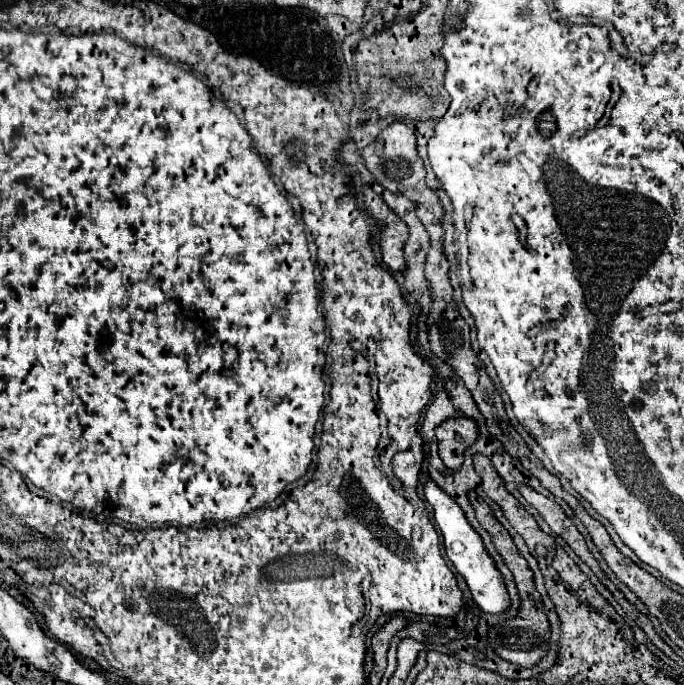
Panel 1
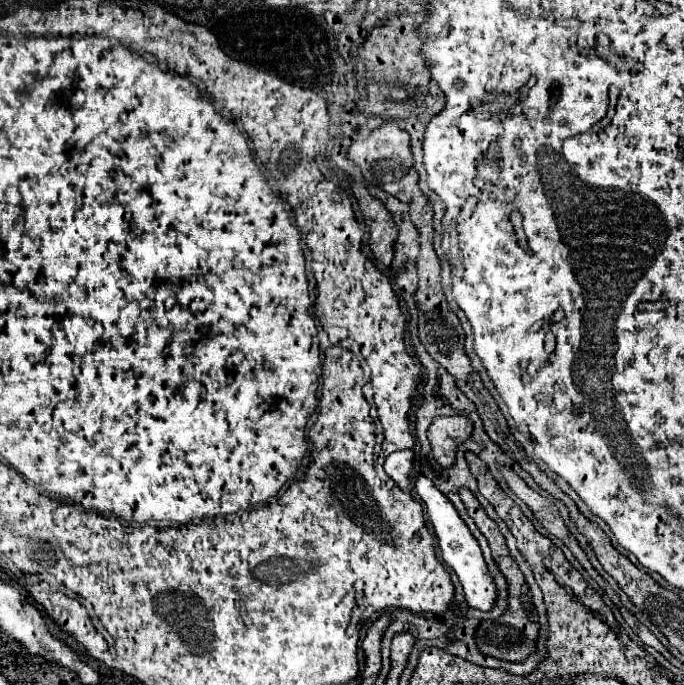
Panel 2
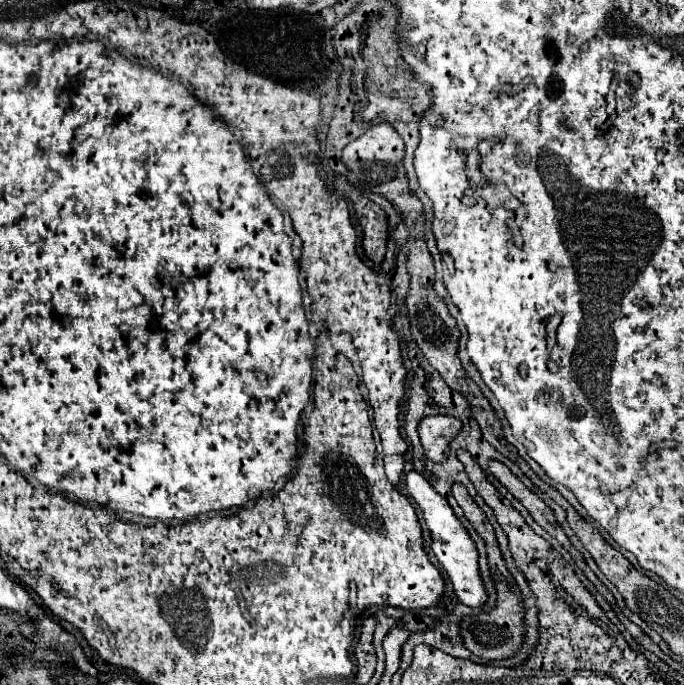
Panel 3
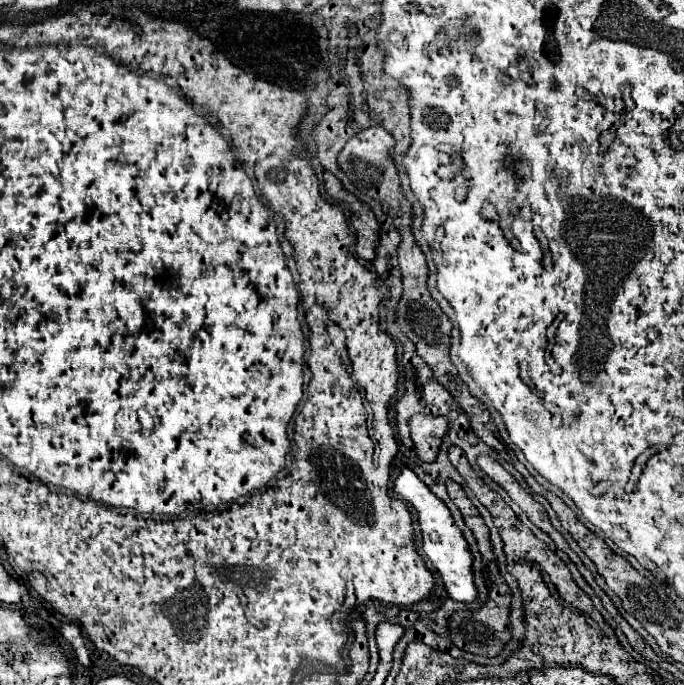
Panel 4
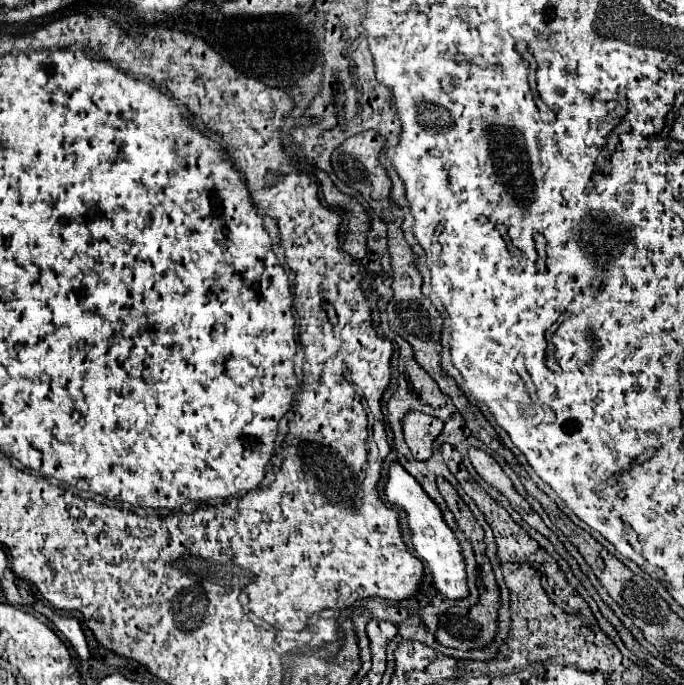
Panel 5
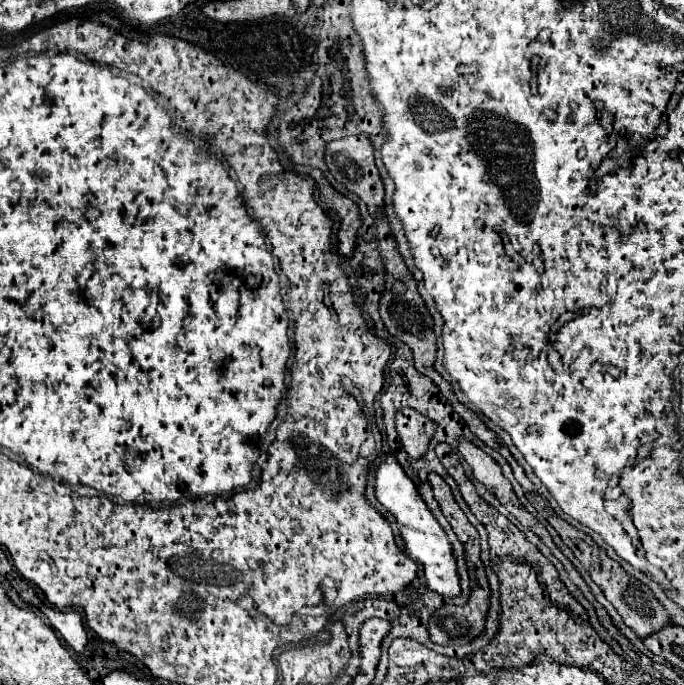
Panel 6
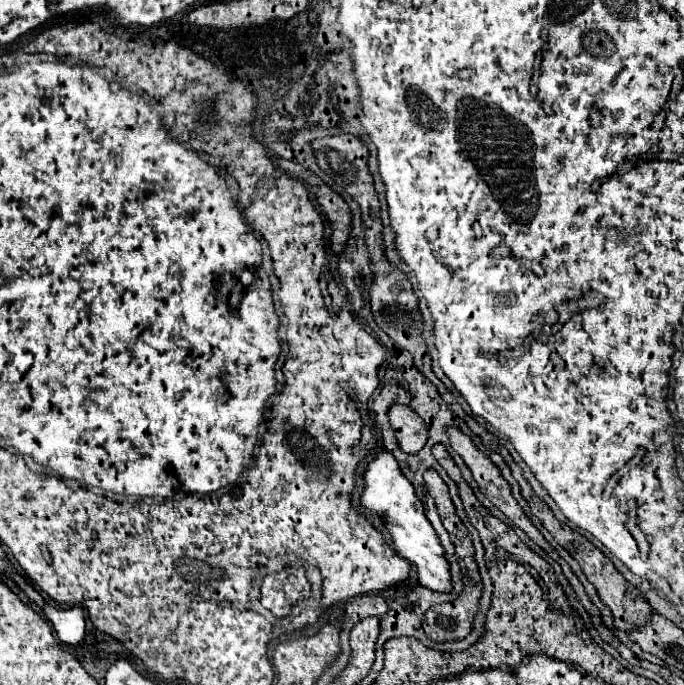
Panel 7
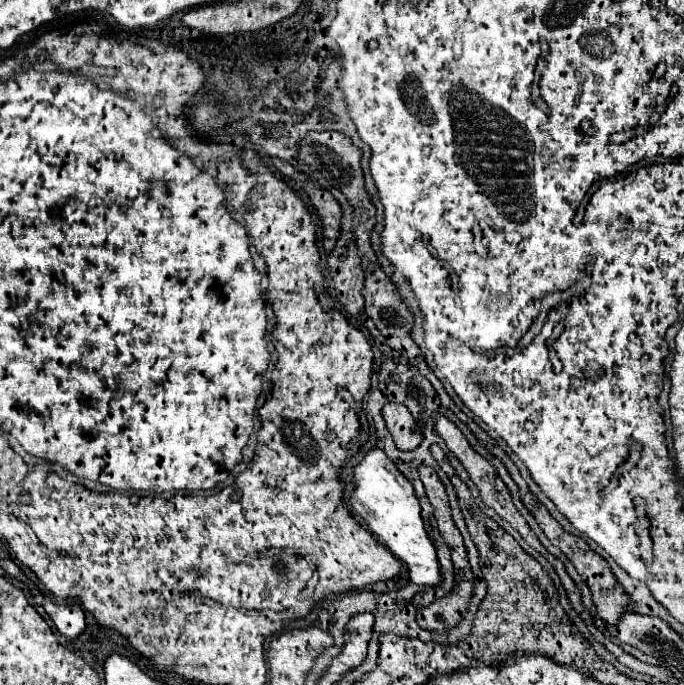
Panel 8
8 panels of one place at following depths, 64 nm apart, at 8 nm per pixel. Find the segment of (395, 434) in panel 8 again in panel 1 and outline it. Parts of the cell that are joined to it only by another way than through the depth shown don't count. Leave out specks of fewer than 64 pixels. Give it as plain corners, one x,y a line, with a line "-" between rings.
464,416
448,418
436,428
438,454
446,468
458,470
462,464
462,452
476,440
478,426
474,420

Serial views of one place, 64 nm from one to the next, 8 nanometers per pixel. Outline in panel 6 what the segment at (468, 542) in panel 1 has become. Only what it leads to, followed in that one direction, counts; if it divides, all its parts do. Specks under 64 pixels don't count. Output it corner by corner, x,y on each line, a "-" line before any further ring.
388,454
384,458
384,462
380,462
374,468
372,474
374,474
374,480
376,480
374,496
376,496
378,504
384,508
384,512
396,522
406,554
424,568
426,586
430,590
442,594
442,596
450,596
450,598
458,596
460,594
460,584
458,584
458,572
456,572
456,560
452,556
452,548
446,540
444,530
434,520
426,502
416,492
414,482
404,474
402,466
398,464
398,460
392,454

